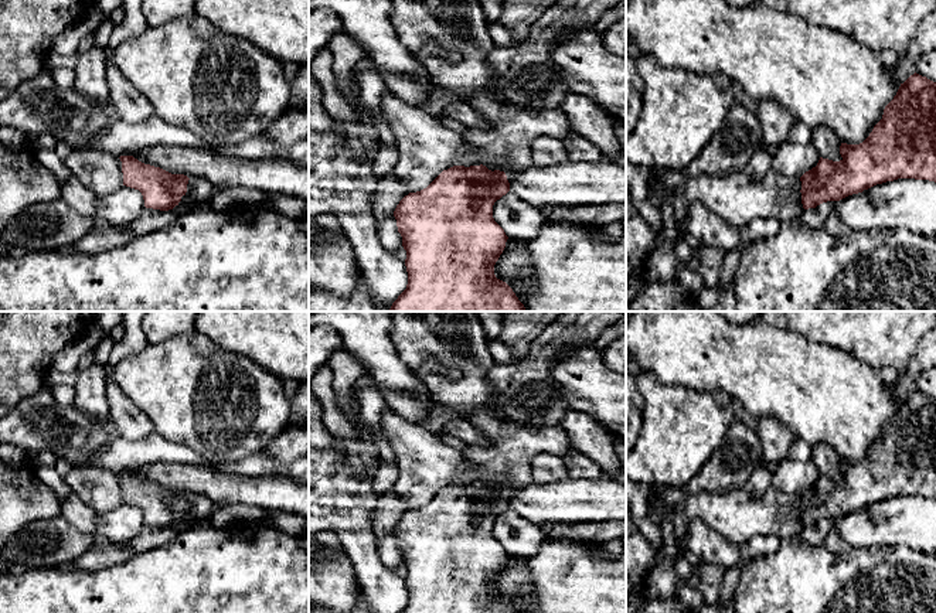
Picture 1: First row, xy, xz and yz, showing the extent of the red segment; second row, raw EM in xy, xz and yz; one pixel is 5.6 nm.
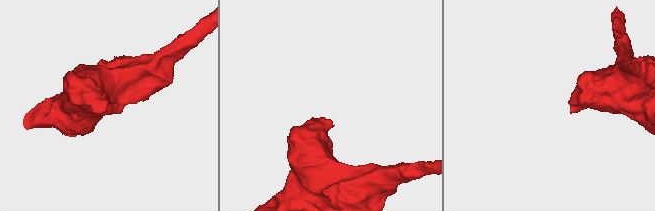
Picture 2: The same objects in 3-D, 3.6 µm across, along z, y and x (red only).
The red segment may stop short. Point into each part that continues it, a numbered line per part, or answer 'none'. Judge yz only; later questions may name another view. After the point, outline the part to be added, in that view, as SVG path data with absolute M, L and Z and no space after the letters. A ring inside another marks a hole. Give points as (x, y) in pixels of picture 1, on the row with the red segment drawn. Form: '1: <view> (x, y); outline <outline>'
1: yz (738, 198); outline M650 168L650 202L661 211L664 202L674 210L678 236L684 236L683 222L691 204L701 202L722 221L735 228L752 224L763 217L779 221L799 218L801 204L801 181L775 170L762 178L745 171L722 177L687 177L683 171Z

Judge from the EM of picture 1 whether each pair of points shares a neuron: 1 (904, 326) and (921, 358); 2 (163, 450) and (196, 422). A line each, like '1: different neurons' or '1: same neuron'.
1: different neurons
2: different neurons

